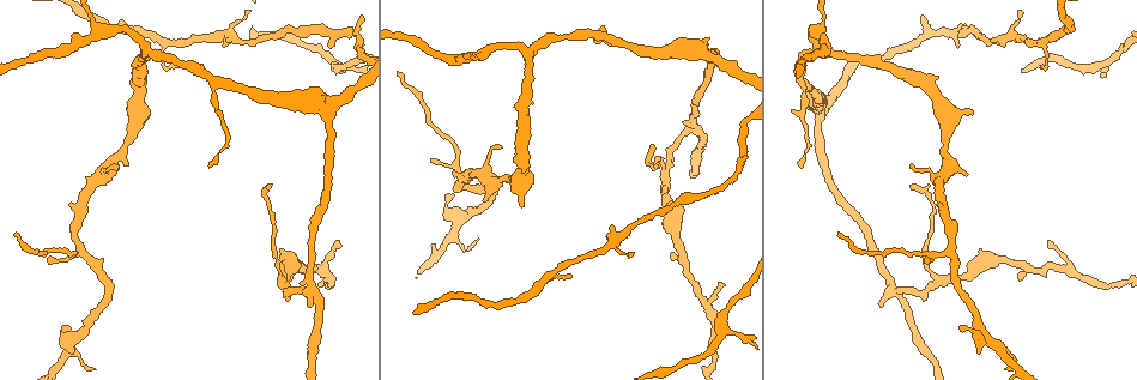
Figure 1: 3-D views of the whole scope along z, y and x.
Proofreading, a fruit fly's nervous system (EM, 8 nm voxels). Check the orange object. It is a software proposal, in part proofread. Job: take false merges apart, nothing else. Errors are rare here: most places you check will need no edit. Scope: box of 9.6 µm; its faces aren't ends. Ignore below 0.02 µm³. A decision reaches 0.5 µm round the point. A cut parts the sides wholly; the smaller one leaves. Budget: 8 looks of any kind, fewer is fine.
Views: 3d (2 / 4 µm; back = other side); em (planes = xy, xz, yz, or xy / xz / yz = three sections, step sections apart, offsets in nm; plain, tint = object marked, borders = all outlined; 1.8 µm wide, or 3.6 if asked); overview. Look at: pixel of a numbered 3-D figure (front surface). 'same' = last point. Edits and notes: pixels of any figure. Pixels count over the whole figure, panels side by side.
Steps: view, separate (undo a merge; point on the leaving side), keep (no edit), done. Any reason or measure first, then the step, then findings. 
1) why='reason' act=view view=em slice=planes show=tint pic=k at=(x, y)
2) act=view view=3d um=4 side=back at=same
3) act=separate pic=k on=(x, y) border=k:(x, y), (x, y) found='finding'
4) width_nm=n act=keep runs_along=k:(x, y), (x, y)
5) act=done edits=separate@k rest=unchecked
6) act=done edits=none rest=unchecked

why='branch point' act=view view=em slice=planes show=tint pic=1 at=(692, 123)

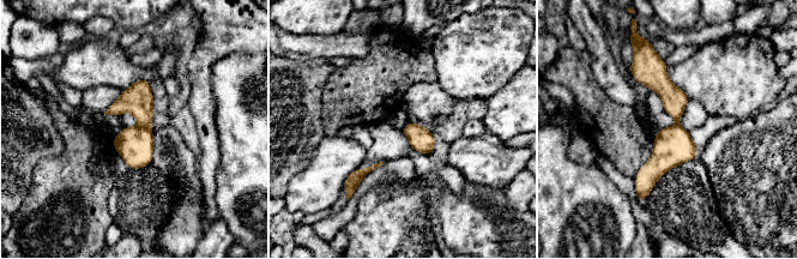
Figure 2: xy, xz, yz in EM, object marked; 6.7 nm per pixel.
act=separate pic=2 on=(134, 144) border=2:(138, 125), (150, 130) found='two cells meet here'

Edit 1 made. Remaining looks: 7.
why='thin neck' act=view view=em slice=xy step=8 show=tint pic=1 at=(947, 160)

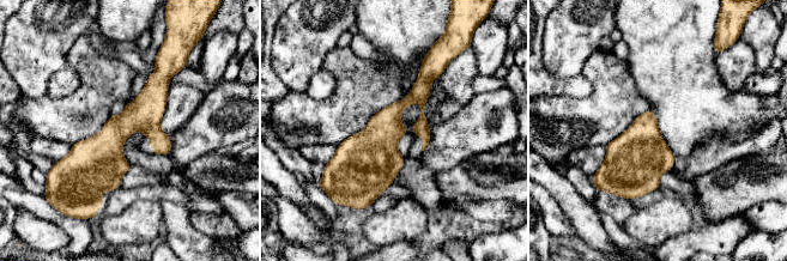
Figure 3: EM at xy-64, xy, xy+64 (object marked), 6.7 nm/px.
why='another direction' act=view view=em slice=planes show=tint at=same

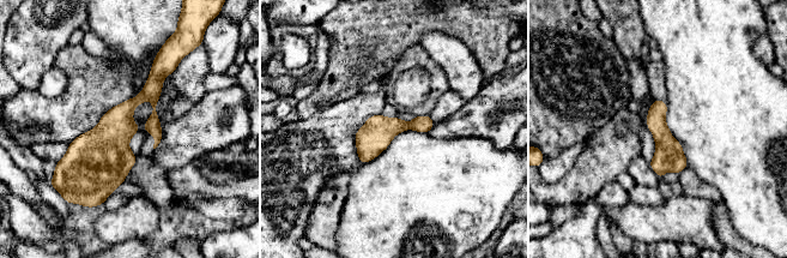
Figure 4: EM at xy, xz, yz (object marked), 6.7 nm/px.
act=keep found='one cell here'

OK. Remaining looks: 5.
why='a fork' act=view view=em slice=yz step=8 show=tint pic=1 at=(987, 336)

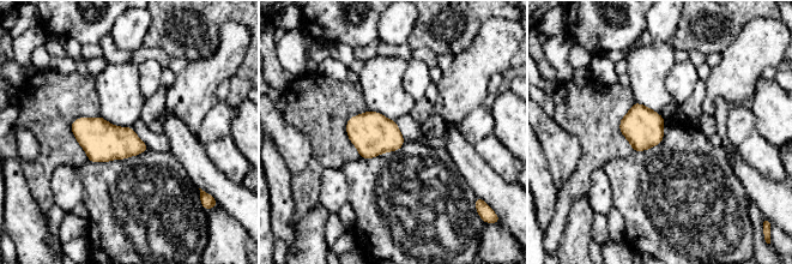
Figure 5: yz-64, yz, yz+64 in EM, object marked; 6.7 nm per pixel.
act=view view=em slice=planes show=tint at=same

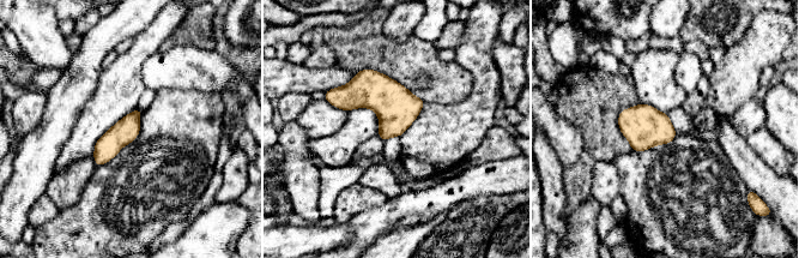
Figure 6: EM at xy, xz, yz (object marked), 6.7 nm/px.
width_nm=170 act=keep found='all the same cell'

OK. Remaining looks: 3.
act=done edits=separate@2 rest=unchecked

